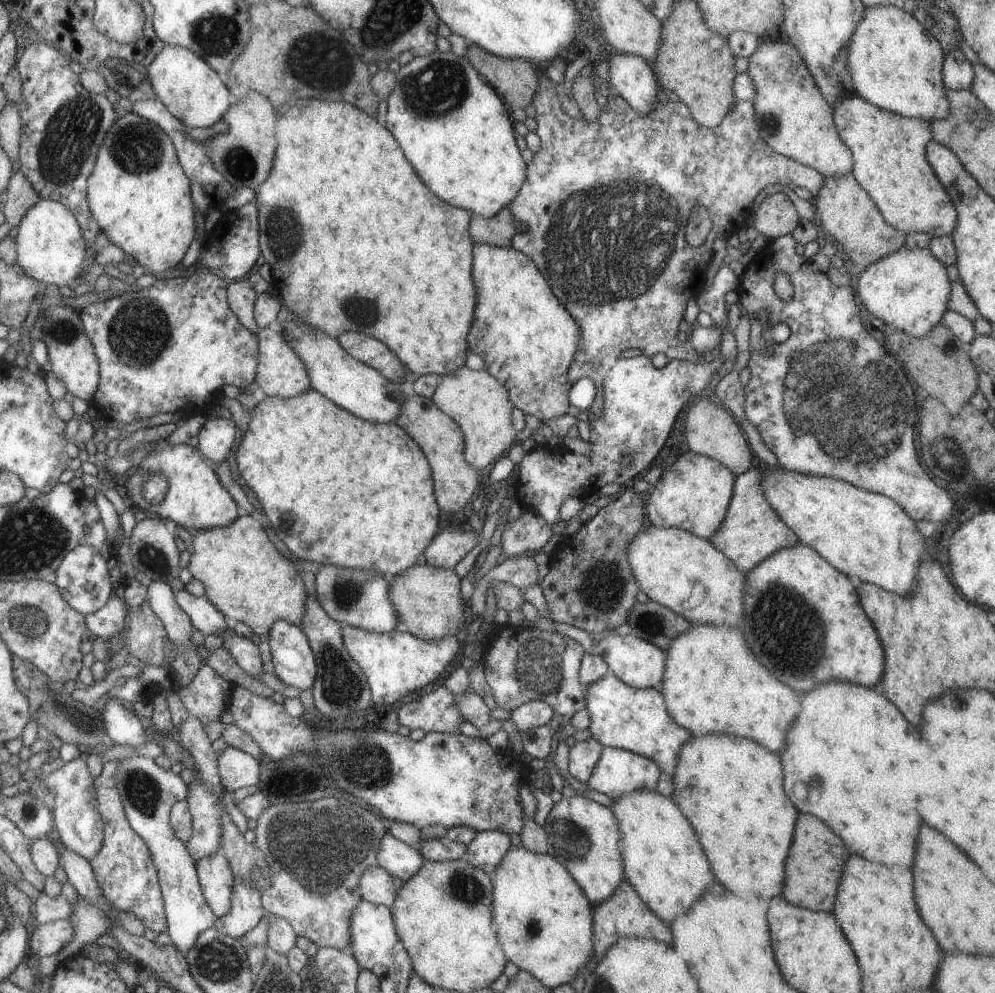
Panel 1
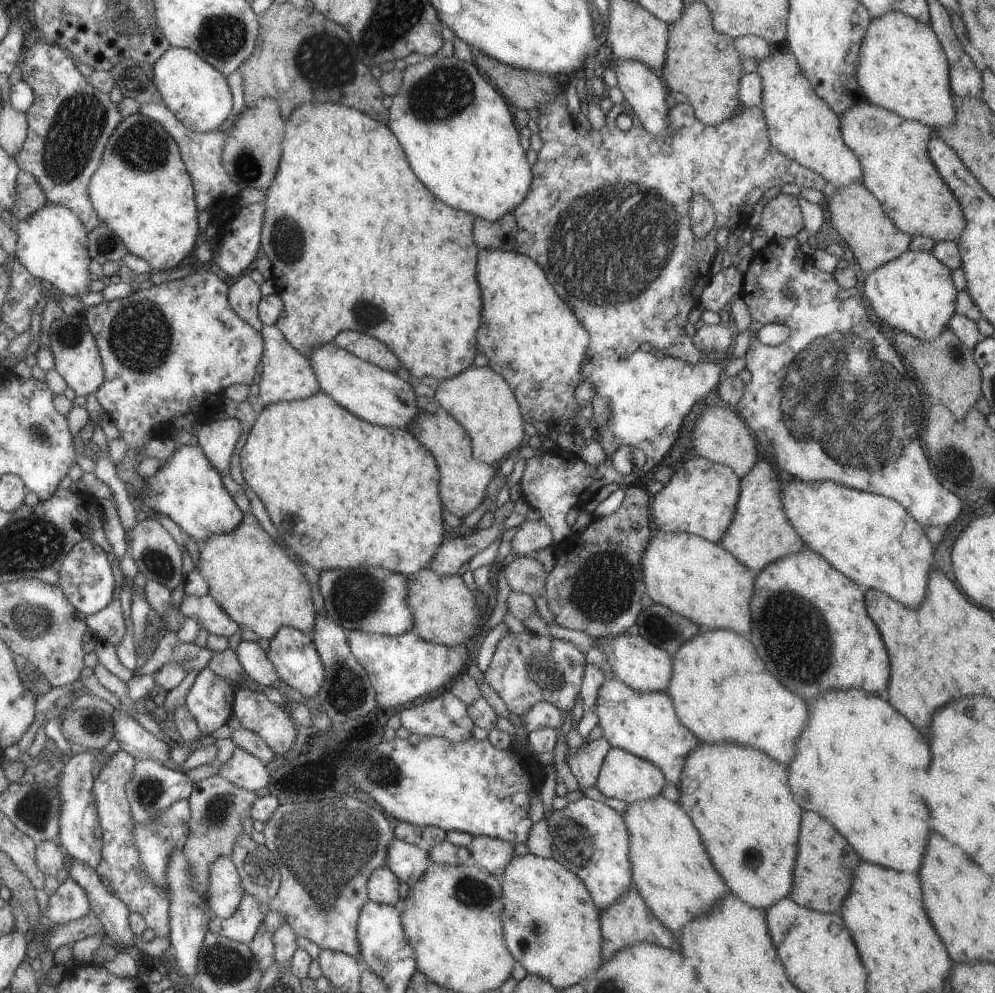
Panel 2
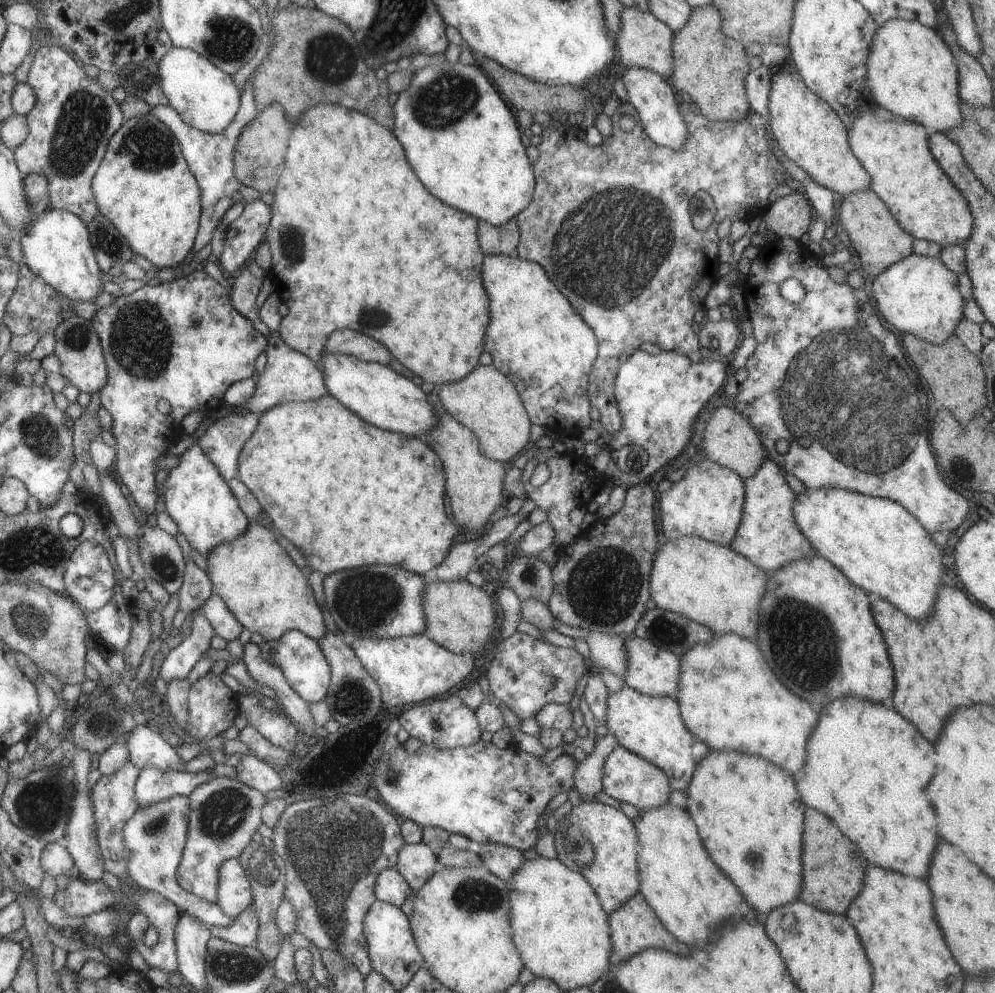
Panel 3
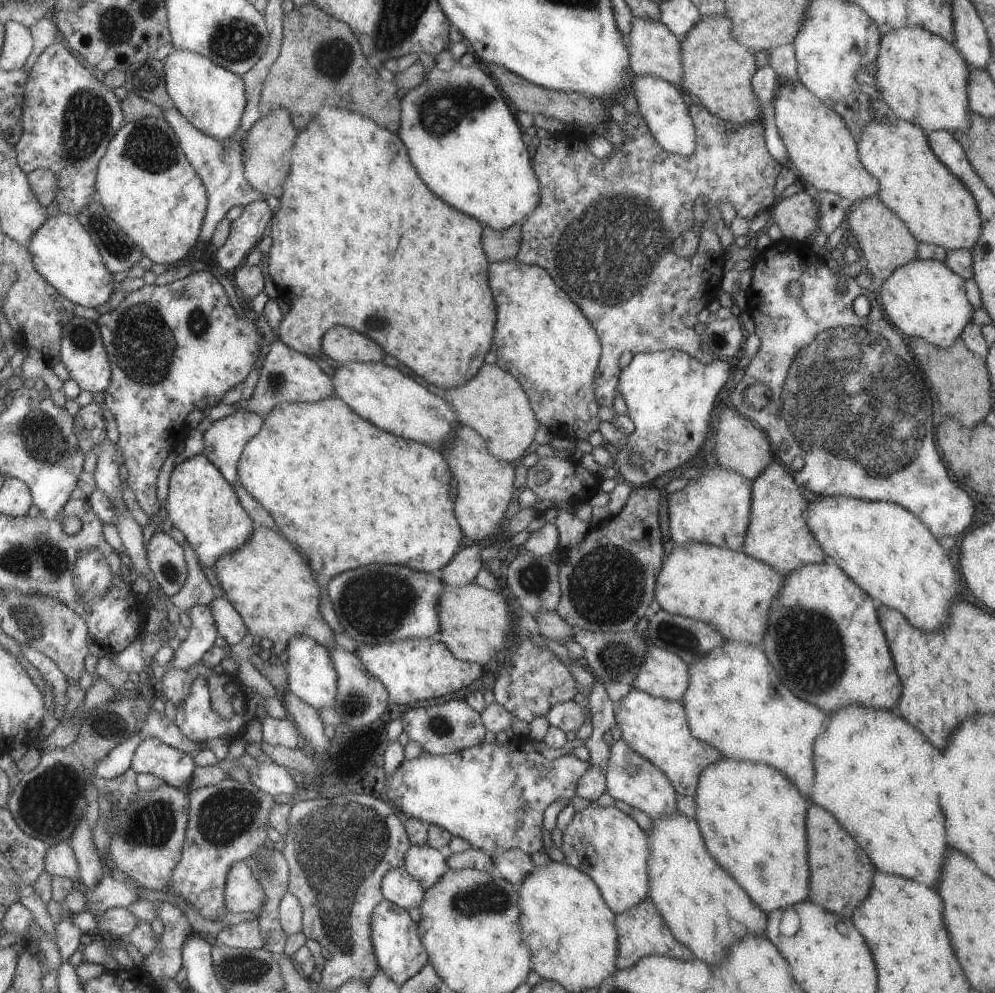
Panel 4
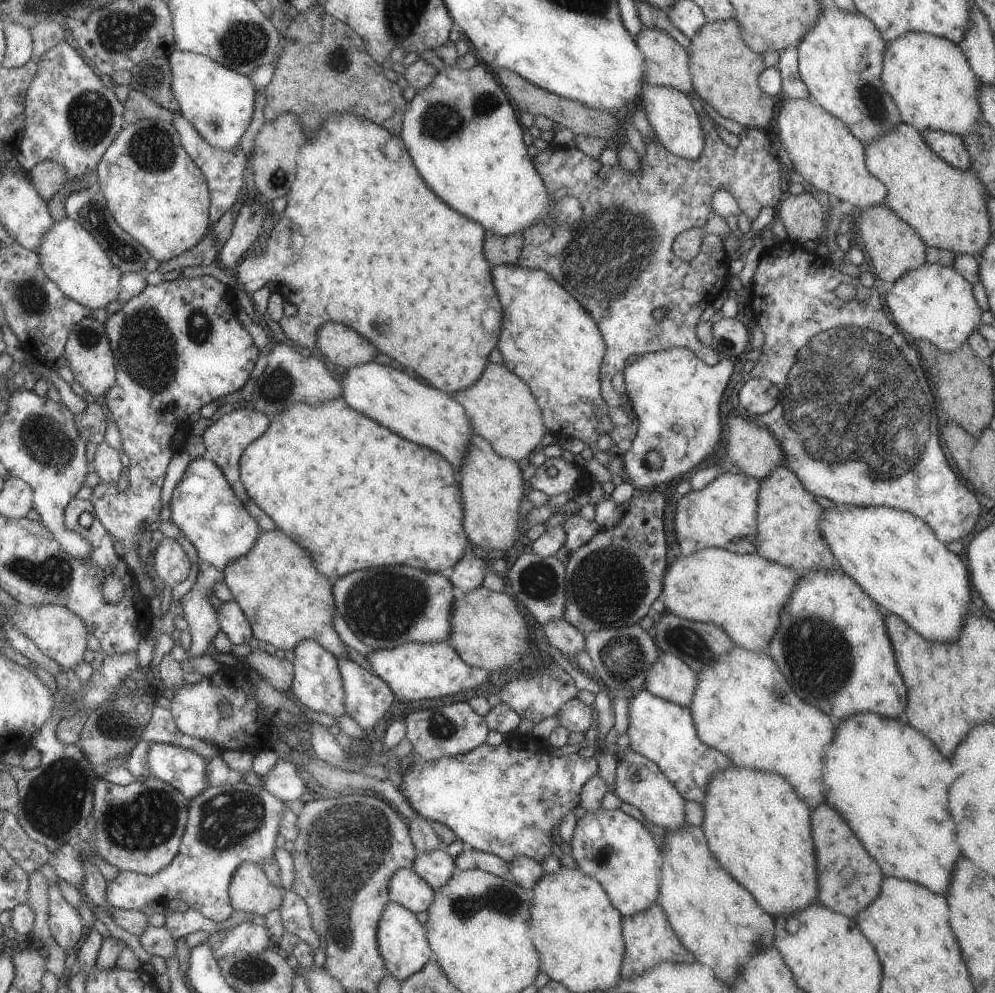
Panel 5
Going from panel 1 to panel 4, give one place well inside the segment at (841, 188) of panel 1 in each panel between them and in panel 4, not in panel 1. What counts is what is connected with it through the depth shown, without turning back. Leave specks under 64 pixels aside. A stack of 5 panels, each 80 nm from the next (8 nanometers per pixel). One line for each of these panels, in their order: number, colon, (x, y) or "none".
2: (855, 214)
3: (875, 235)
4: (886, 244)

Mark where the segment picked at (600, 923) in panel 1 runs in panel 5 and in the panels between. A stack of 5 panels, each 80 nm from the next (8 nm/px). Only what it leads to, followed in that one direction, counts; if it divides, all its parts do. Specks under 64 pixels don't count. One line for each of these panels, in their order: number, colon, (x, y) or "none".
2: (626, 921)
3: (633, 926)
4: (640, 929)
5: (648, 938)

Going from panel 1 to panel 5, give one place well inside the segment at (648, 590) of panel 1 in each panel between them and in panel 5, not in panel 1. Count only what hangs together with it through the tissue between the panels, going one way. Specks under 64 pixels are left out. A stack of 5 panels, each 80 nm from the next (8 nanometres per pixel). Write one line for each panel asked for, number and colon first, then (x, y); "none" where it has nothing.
2: (700, 580)
3: (712, 585)
4: (730, 591)
5: (743, 594)

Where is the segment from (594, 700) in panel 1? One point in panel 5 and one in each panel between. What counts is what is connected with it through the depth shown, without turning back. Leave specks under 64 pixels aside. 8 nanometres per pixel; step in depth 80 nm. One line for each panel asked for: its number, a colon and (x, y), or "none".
2: (644, 724)
3: (650, 726)
4: (656, 729)
5: (663, 732)

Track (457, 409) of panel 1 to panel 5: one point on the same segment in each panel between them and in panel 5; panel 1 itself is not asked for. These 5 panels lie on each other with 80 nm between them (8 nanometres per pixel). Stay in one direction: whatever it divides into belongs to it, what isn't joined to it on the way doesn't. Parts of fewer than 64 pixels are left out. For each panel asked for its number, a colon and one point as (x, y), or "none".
2: (479, 399)
3: (485, 402)
4: (493, 404)
5: (500, 407)

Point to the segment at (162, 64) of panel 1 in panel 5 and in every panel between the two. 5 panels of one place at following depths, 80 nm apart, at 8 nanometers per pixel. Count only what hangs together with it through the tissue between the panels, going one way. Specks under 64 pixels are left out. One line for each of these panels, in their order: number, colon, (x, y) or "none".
2: (197, 94)
3: (205, 98)
4: (210, 98)
5: (218, 103)

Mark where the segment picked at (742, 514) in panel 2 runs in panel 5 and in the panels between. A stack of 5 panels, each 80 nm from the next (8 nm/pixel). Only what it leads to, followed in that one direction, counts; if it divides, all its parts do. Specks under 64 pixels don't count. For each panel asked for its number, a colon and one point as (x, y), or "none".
3: (766, 535)
4: (777, 535)
5: (786, 514)

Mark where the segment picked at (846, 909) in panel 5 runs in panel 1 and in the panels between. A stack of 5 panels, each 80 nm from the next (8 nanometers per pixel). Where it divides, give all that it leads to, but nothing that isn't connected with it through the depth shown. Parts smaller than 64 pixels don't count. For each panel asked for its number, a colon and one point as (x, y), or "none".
1: (816, 855)
2: (824, 862)
3: (831, 868)
4: (839, 872)

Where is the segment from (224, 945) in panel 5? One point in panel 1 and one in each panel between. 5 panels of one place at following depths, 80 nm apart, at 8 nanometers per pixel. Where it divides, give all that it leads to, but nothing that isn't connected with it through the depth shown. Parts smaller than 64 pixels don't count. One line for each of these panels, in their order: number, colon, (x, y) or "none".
1: (246, 910)
2: (240, 927)
3: (242, 931)
4: (246, 935)

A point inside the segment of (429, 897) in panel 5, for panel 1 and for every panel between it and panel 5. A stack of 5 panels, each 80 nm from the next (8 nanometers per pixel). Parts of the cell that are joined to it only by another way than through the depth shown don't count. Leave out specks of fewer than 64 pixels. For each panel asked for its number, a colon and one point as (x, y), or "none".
1: (375, 885)
2: (382, 887)
3: (389, 887)
4: (396, 886)

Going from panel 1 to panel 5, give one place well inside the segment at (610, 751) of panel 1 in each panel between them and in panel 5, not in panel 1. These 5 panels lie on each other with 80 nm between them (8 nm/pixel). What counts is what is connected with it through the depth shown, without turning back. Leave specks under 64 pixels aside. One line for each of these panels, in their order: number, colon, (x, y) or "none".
2: (622, 775)
3: (626, 777)
4: (629, 777)
5: (637, 781)

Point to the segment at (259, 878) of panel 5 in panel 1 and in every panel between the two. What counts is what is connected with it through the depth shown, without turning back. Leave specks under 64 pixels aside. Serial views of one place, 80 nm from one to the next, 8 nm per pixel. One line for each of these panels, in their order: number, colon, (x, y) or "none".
1: (214, 875)
2: (224, 891)
3: (233, 894)
4: (242, 894)

